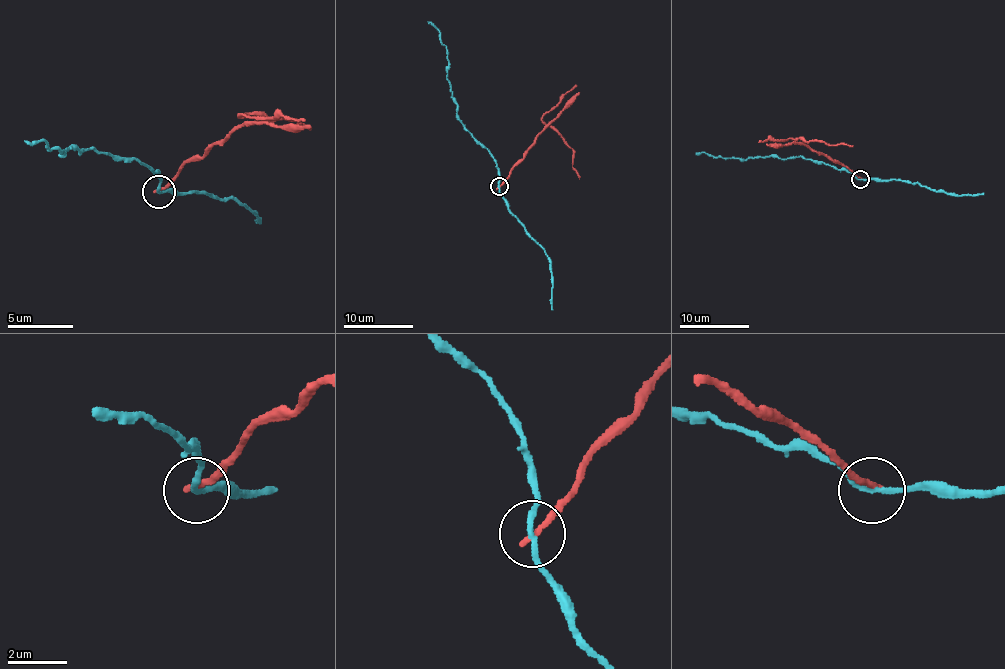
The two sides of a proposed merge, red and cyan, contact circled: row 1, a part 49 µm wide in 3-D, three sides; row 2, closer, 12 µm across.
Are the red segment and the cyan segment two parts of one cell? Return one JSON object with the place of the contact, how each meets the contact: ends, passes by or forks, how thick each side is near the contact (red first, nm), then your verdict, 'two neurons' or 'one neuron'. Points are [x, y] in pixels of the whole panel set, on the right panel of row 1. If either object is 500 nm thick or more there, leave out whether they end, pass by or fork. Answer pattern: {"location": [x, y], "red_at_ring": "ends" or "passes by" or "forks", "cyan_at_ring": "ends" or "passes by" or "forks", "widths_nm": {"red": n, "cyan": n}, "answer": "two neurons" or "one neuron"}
{"location": [860, 179], "red_at_ring": "ends", "cyan_at_ring": "passes by", "widths_nm": {"red": 220, "cyan": 180}, "answer": "two neurons"}

